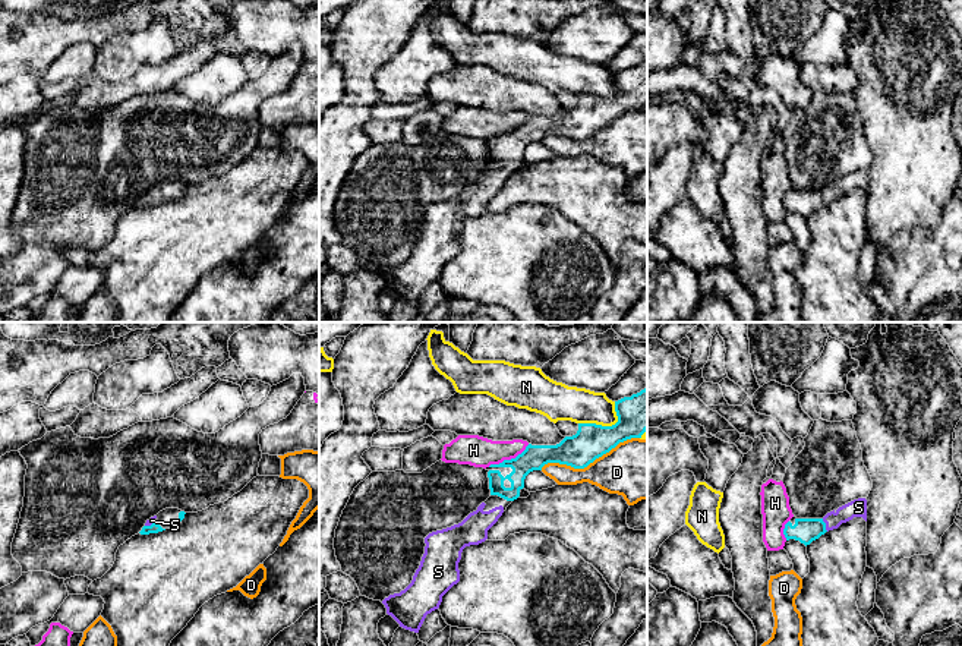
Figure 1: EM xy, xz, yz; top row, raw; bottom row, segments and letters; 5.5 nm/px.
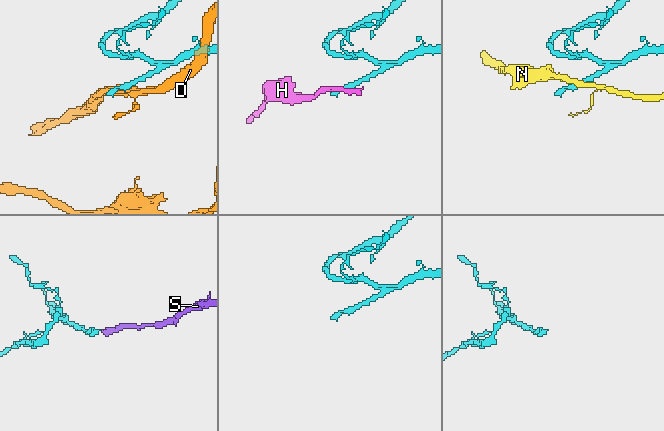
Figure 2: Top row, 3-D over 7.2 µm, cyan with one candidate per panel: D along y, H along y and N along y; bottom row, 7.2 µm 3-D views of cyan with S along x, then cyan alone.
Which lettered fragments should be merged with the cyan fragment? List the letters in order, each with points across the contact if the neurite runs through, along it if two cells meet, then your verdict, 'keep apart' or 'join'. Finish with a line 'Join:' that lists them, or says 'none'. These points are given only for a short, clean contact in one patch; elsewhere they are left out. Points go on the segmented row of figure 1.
D: keep apart
H: keep apart
N: keep apart
S: runs through yz (806, 531), (825, 525), (858, 507); join
Join: S

